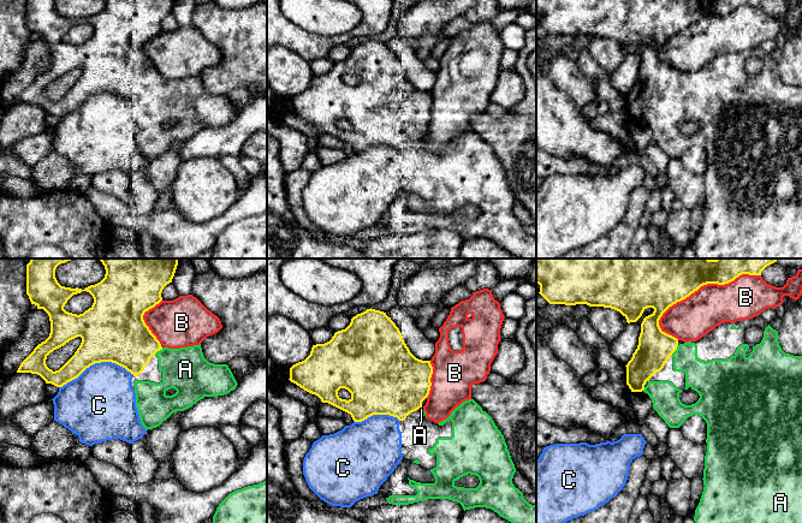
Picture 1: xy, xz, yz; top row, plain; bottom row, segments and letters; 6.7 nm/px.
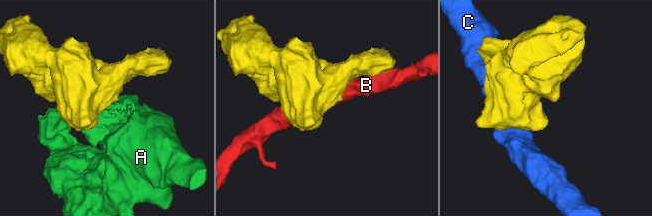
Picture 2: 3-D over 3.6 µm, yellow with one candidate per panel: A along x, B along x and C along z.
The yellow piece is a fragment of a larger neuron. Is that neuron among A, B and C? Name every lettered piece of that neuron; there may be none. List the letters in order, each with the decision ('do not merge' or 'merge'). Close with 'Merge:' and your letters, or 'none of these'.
A: merge
B: do not merge
C: do not merge
Merge: A

